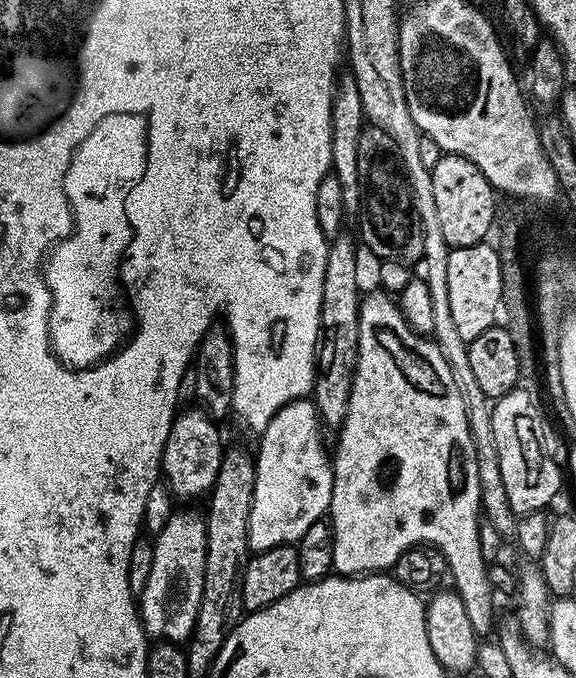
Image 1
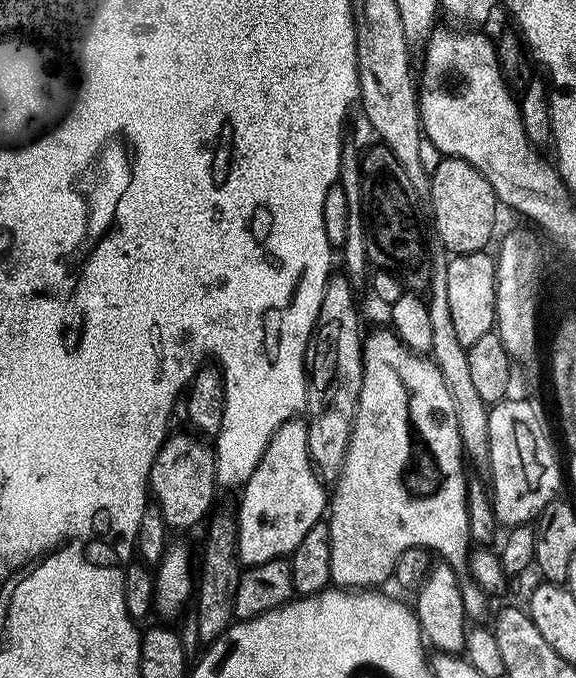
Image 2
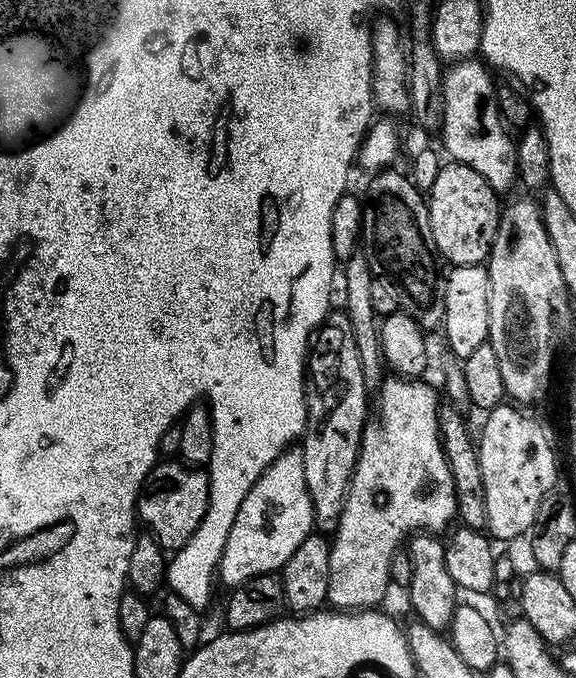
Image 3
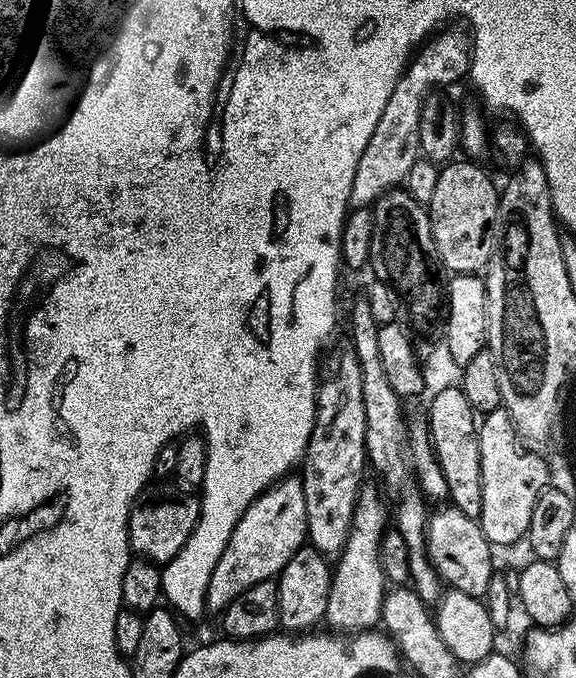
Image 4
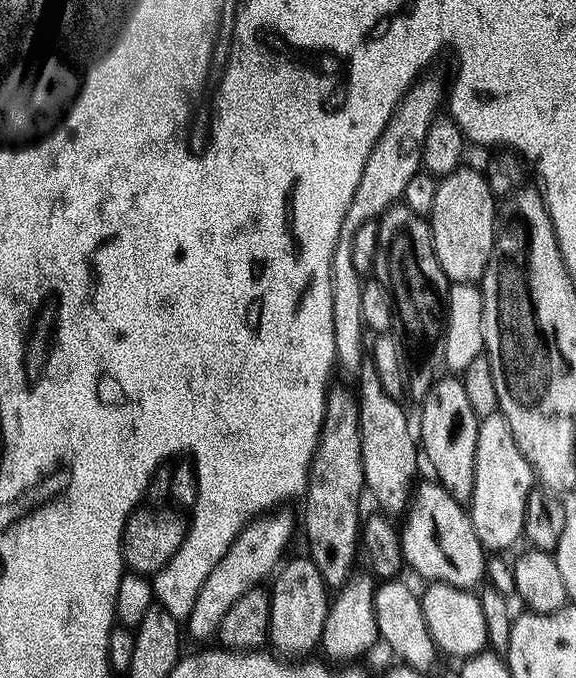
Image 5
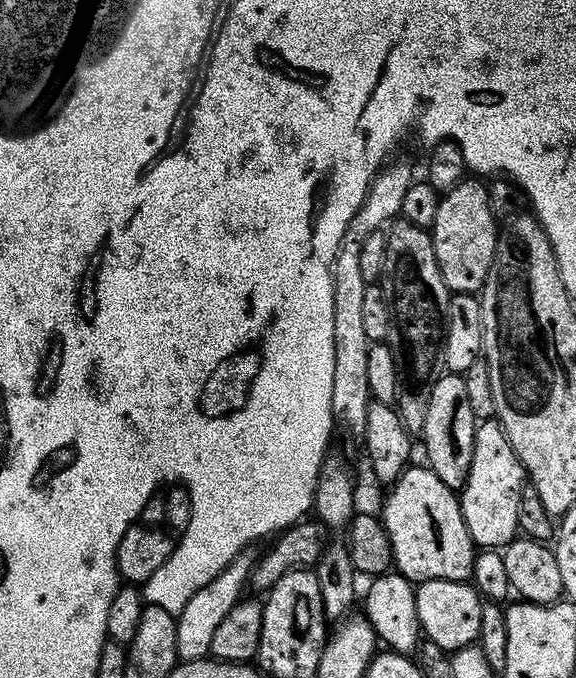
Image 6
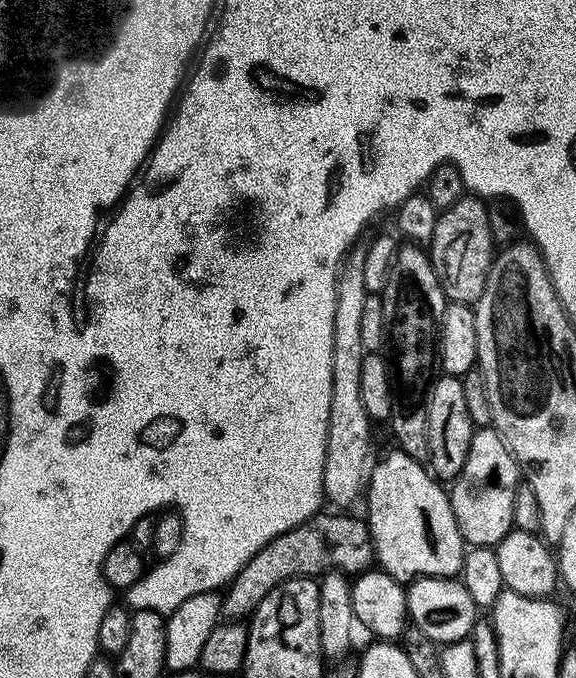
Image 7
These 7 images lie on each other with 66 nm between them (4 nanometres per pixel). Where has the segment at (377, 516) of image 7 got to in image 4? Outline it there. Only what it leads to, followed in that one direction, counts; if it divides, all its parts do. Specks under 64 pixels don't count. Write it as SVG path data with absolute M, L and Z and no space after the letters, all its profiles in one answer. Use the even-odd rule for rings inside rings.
M445 506L428 517L428 556L432 560L441 581L449 589L484 598L491 574L493 545L488 543L486 534L482 534L479 520L466 518L462 510Z

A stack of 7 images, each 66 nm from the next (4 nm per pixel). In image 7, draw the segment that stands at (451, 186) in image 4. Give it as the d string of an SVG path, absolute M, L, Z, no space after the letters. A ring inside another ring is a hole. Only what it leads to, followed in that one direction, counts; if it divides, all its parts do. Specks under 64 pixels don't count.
M465 194L454 206L440 213L430 245L432 267L436 269L445 297L453 304L475 305L492 269L494 243L487 222L488 205L475 194Z

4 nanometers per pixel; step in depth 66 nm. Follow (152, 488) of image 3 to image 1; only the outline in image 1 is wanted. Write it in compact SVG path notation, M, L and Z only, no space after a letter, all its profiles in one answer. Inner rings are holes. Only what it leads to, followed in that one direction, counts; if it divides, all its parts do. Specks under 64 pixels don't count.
M199 406L185 407L173 419L164 443L164 452L160 456L160 466L163 479L177 501L196 502L192 500L199 496L207 497L211 493L226 451L226 444L220 441L220 432L216 428L219 428L217 421Z

